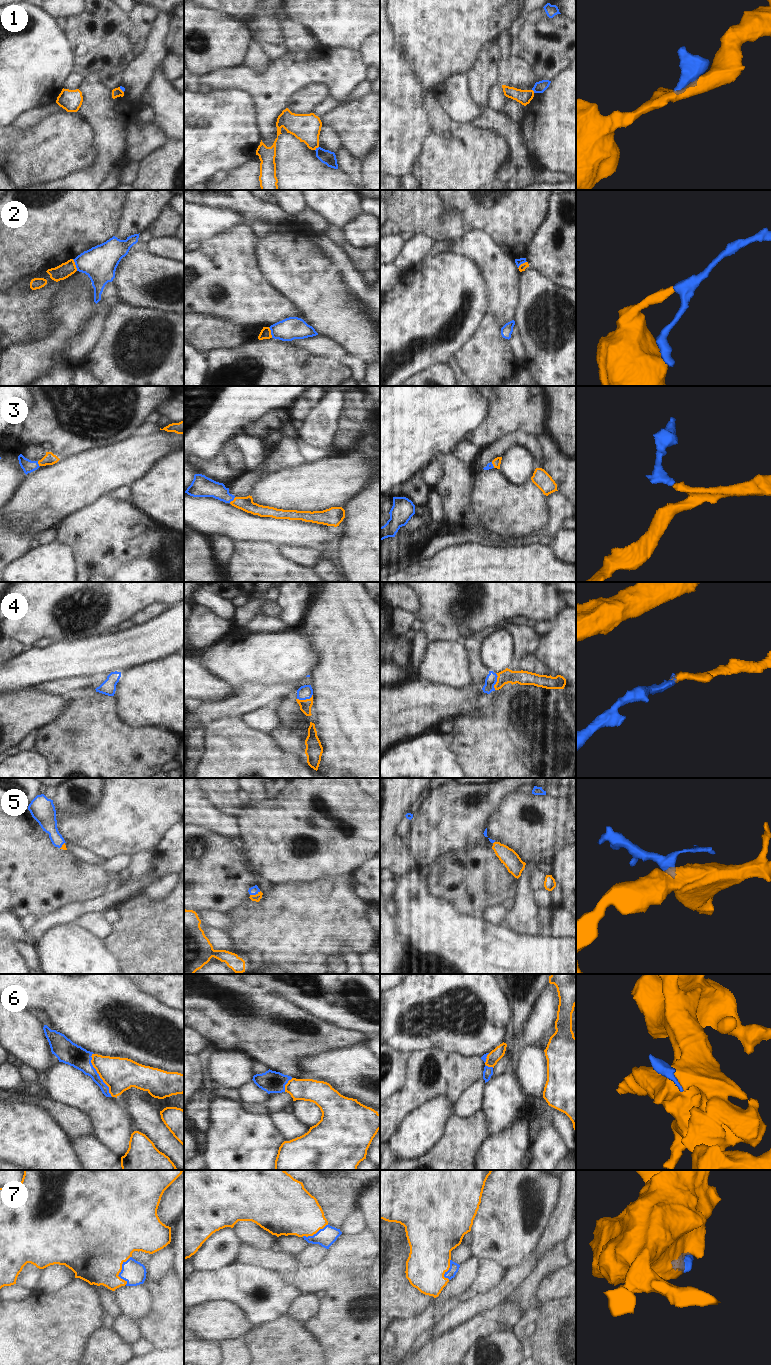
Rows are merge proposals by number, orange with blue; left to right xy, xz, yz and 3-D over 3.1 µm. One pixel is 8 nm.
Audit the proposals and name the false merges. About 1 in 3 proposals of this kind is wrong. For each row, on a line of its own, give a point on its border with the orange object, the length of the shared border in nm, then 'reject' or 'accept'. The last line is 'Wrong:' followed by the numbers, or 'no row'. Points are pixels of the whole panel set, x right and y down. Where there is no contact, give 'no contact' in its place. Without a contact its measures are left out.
1: contact xz (317, 147); length 50 nm; reject
2: contact xy (75, 265); length 100 nm; reject
3: contact xz (233, 500); length 70 nm; accept
4: contact xz (306, 699); length 130 nm; accept
5: contact xz (256, 894); length 90 nm; accept
6: contact xy (99, 1075); length 380 nm; reject
7: contact xy (121, 1269); length 240 nm; accept
Wrong: 1, 2, 6

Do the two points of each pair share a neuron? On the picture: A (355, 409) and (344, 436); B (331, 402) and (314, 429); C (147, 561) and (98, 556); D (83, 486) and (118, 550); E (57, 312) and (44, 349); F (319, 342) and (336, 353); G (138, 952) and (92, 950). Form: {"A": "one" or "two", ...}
{"A": "one", "B": "one", "C": "two", "D": "two", "E": "one", "F": "one", "G": "two"}

